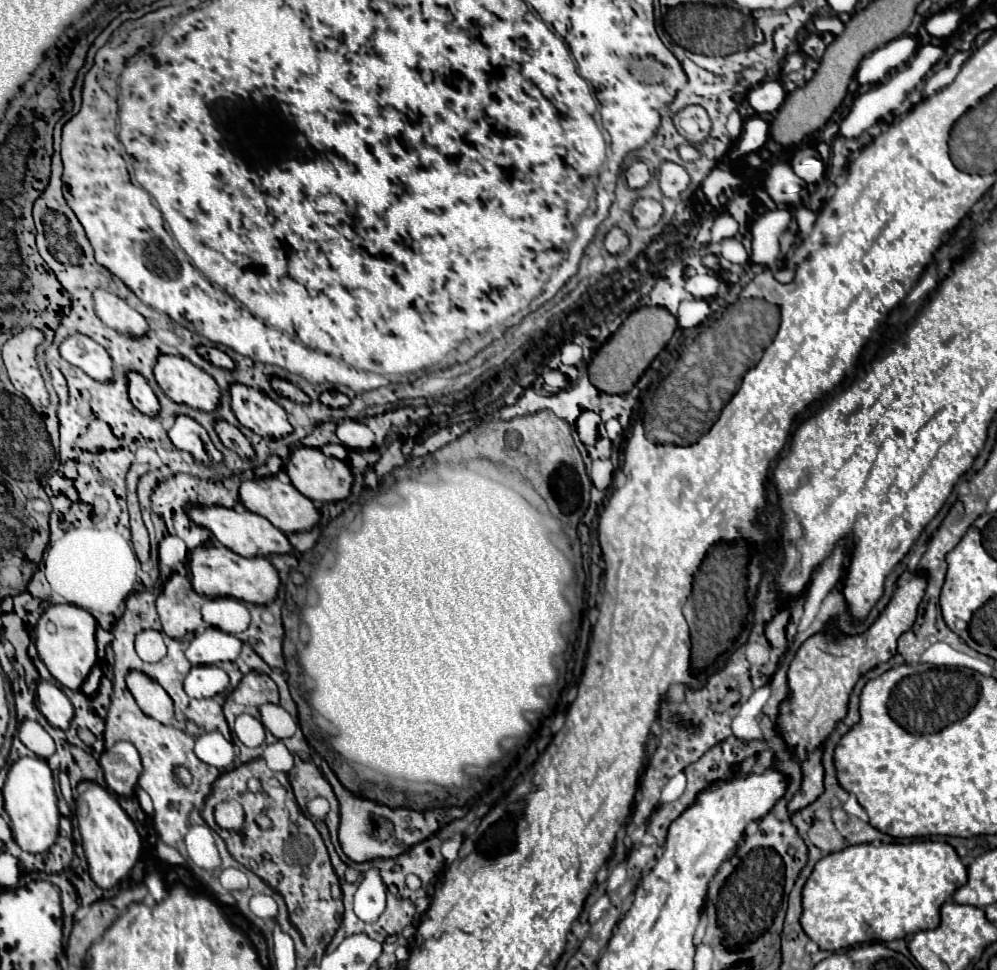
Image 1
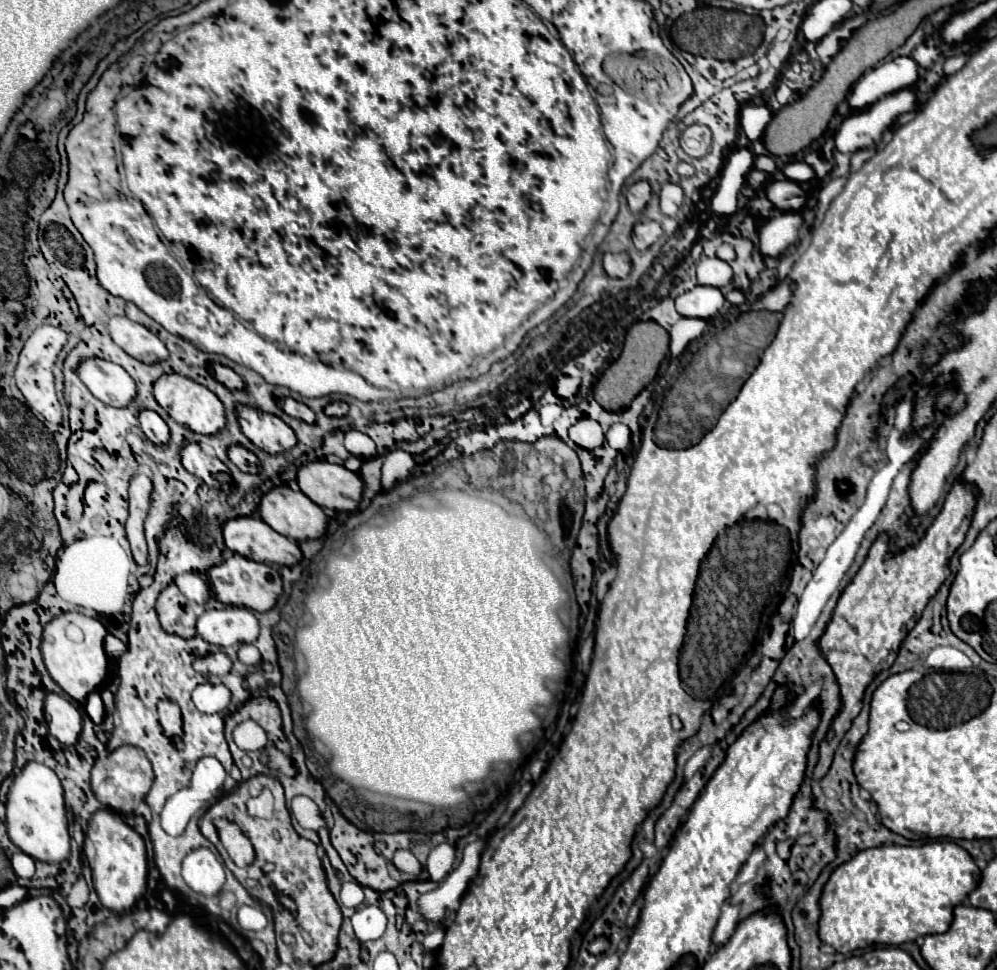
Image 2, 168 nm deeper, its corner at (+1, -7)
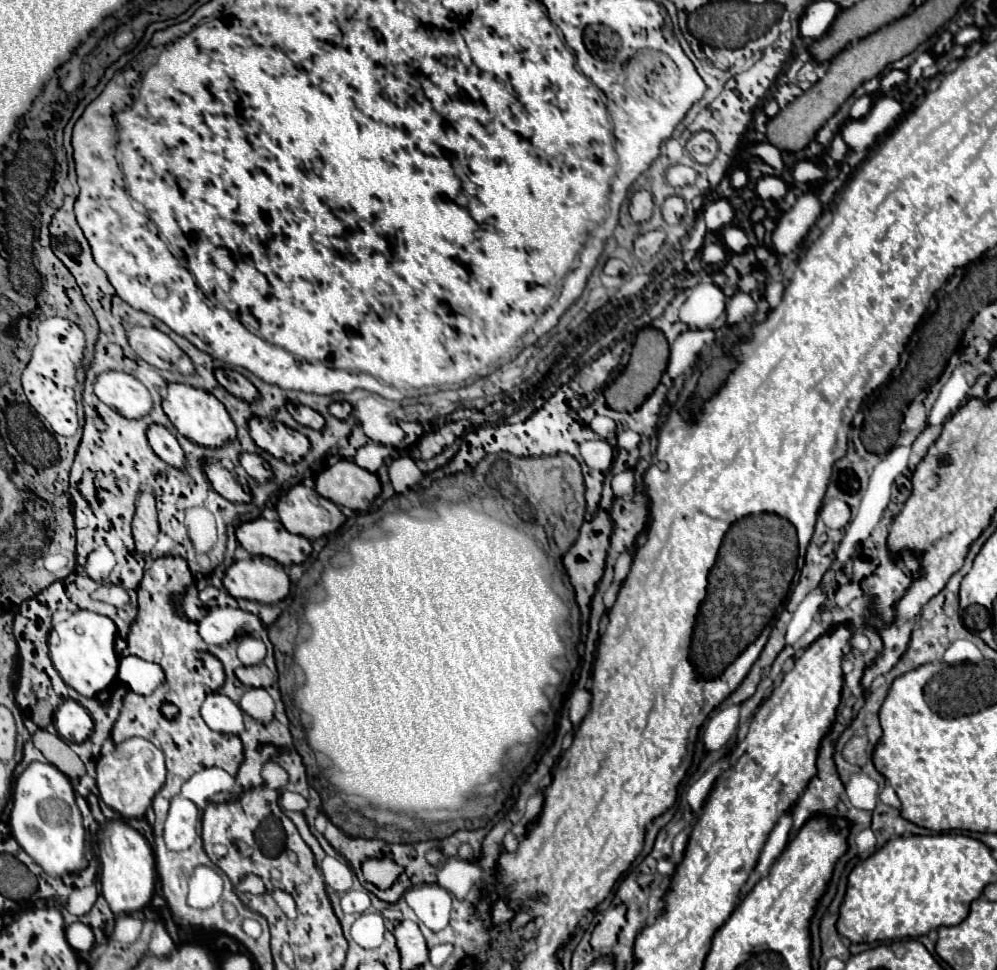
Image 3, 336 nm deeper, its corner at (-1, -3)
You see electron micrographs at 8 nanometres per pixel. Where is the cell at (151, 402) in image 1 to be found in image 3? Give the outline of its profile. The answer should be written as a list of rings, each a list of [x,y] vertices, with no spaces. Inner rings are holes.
[[[151,426],[147,430],[147,438],[149,438],[149,444],[151,444],[153,452],[163,462],[175,466],[177,470],[185,468],[185,452],[181,450],[179,442],[175,440],[175,436],[169,430],[165,430],[163,426]]]

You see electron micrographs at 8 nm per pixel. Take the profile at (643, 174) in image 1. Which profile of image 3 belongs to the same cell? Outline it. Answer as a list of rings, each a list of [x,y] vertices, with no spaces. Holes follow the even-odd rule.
[[[639,190],[633,194],[631,198],[631,204],[629,204],[629,214],[635,222],[643,224],[651,218],[651,212],[653,212],[653,196],[647,192],[647,190]]]

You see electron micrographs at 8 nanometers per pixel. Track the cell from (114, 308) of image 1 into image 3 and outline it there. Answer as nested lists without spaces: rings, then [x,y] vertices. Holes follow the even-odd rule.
[[[131,328],[127,330],[131,348],[155,368],[181,372],[181,374],[195,374],[191,358],[163,332],[157,328]]]

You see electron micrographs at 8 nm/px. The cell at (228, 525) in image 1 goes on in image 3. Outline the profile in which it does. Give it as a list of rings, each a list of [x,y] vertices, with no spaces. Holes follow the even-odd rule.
[[[265,518],[245,522],[237,528],[239,544],[253,556],[267,556],[283,566],[301,564],[311,554],[311,542],[285,530],[281,522]]]

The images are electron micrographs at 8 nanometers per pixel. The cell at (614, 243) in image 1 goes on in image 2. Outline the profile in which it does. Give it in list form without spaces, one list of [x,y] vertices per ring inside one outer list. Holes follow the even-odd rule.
[[[605,252],[603,254],[603,268],[609,276],[625,278],[631,268],[631,260],[625,252]]]

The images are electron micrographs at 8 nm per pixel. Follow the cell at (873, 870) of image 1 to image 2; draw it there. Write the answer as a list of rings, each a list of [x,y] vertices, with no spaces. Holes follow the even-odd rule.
[[[931,842],[923,846],[879,846],[857,852],[849,862],[837,866],[823,886],[819,906],[819,938],[839,954],[849,954],[869,946],[899,946],[915,942],[927,934],[947,932],[953,920],[953,908],[967,900],[981,878],[979,868],[967,850],[955,842]]]

